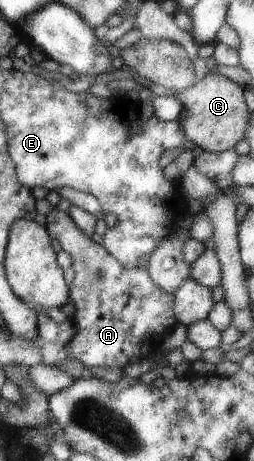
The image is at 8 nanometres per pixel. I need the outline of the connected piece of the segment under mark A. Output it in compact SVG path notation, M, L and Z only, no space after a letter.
M54 206L46 215L48 233L56 238L62 249L70 253L72 269L75 277L72 279L71 299L75 312L72 322L76 334L69 344L76 361L80 361L86 367L124 367L132 361L144 357L144 353L152 353L156 349L166 331L174 325L175 294L169 294L152 279L147 268L132 268L124 266L116 257L108 253L107 249L96 238L91 238L84 233L73 221L68 212L64 212Z

